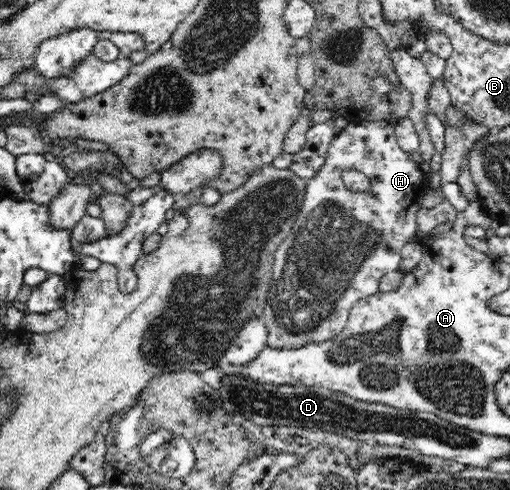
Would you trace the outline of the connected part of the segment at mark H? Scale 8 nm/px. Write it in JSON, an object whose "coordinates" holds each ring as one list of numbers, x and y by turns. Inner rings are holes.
{"coordinates":[[363,116,359,123,348,123,347,128,337,131,335,136,331,138,331,144,329,144,327,148,327,156,323,166,321,166,319,172,317,172,313,178,306,181,304,199,302,200,298,217,294,222,290,234,283,240,283,243,280,244,279,249,274,254,272,281,263,312,263,319,268,332,269,347,289,350,291,348,305,346,305,344,309,343,325,342,327,340,332,340,336,334,339,334,339,332,343,330,348,322,353,306,359,302,359,300,376,294,380,290,381,278,394,271,400,271,402,249,407,243,412,242,420,235,416,221,416,211,422,209,420,205,423,196,425,196,426,192,430,192,430,188,427,184,428,181,425,177,425,173,421,171,419,165,409,157,409,153,399,146,393,124,391,125,383,119,375,121],[343,170,359,170,359,172,363,172,370,180,369,191,353,192,347,189,341,180,341,172,343,172]]}

